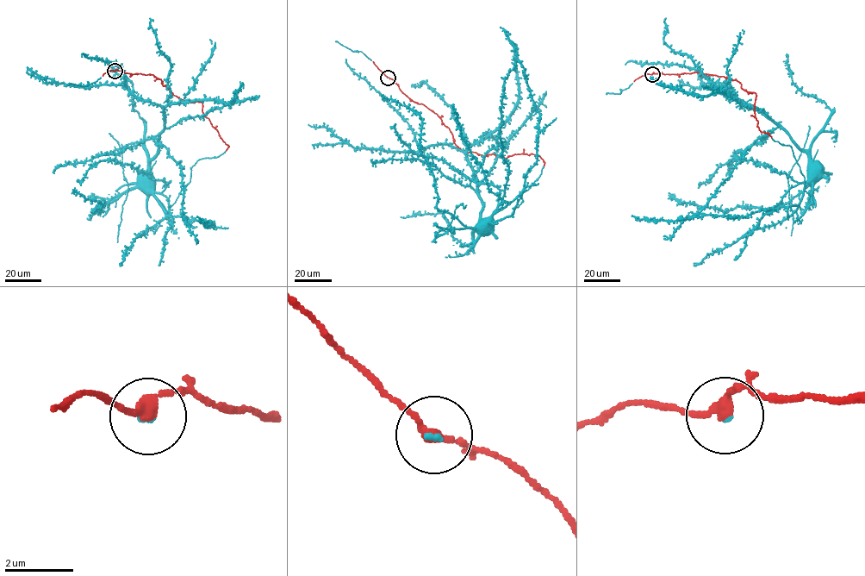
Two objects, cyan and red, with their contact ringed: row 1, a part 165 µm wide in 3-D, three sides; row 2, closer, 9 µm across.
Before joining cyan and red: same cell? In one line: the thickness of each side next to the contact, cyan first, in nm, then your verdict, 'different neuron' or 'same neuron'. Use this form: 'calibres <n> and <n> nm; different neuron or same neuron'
calibres 70 and 280 nm; same neuron

